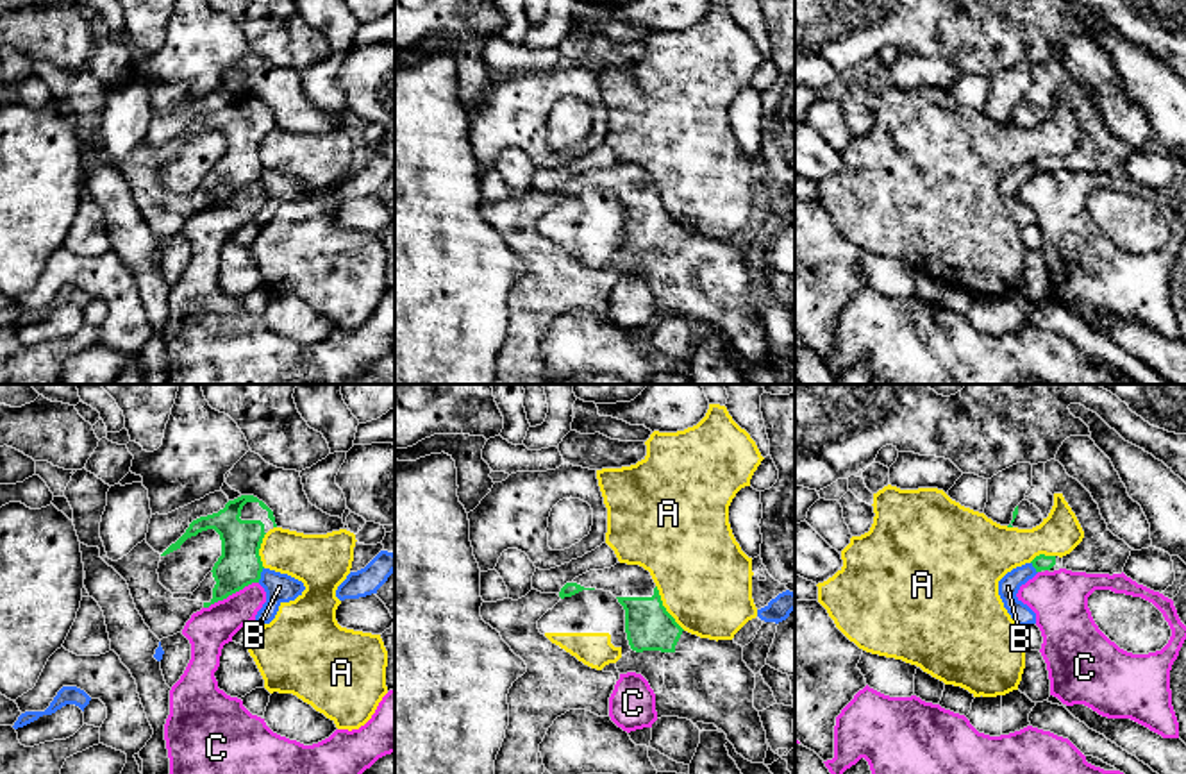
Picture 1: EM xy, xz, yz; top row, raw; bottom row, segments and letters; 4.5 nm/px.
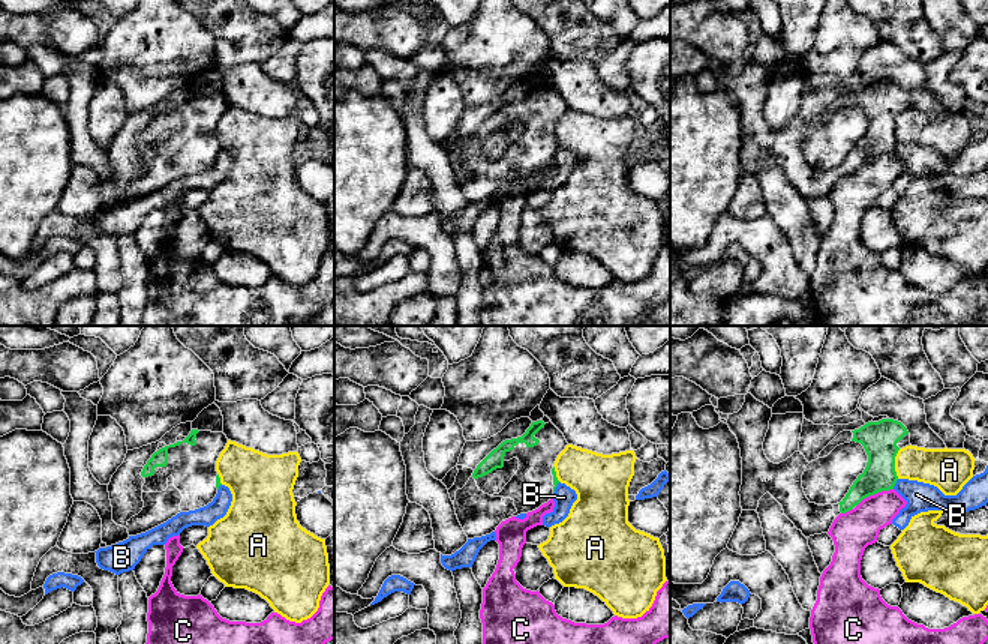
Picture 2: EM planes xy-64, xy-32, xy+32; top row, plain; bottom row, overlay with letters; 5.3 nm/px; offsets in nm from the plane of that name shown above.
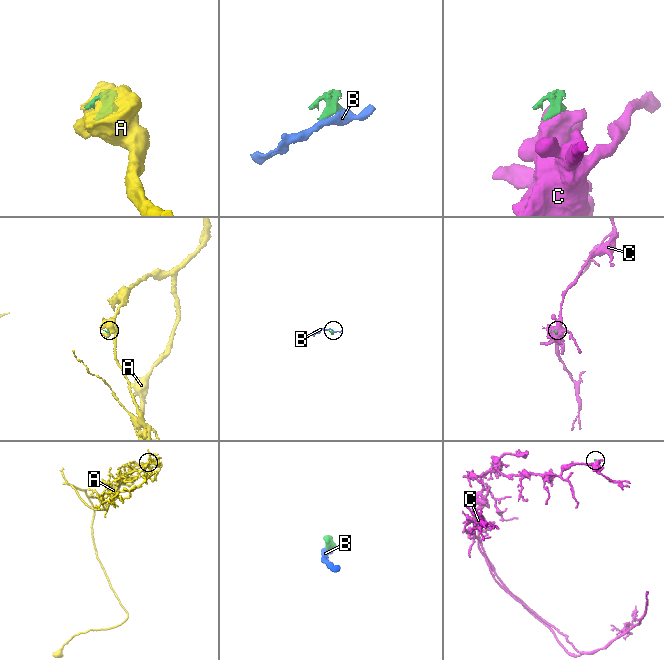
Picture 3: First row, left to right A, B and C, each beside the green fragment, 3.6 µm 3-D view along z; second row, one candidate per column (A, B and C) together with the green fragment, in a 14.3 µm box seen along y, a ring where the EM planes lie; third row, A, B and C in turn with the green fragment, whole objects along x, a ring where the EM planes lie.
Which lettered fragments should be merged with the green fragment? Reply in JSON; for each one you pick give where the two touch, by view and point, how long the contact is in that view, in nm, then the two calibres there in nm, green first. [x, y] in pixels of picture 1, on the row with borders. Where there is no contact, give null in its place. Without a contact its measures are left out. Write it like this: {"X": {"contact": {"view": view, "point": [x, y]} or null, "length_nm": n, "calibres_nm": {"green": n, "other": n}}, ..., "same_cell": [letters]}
{"same_cell": []}

